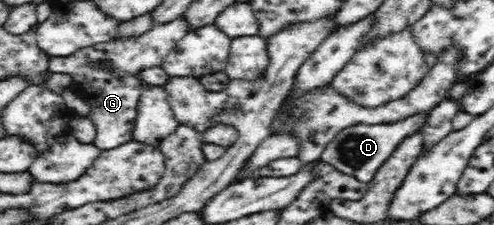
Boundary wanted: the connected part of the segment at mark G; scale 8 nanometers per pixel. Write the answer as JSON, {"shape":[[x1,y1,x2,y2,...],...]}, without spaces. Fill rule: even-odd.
{"shape":[[180,16,168,24,158,24,140,36,116,38,112,41,81,48,71,56,54,57,50,55,49,70,53,74,69,75,72,91,90,104,90,116,96,126,96,137,93,142,101,151,110,150,132,141,132,132,137,118,137,106,144,84,137,78,141,71,161,67,166,56,176,43,192,31,185,18],[103,61,112,65,112,72,99,66]]}

